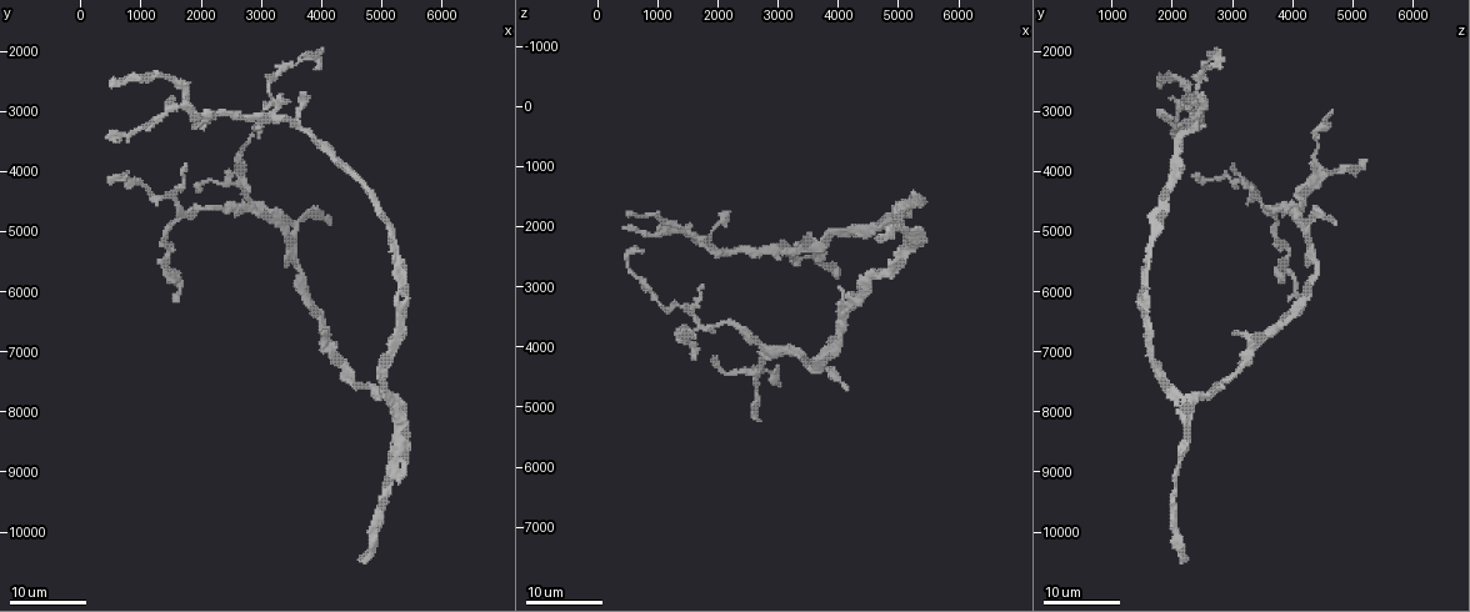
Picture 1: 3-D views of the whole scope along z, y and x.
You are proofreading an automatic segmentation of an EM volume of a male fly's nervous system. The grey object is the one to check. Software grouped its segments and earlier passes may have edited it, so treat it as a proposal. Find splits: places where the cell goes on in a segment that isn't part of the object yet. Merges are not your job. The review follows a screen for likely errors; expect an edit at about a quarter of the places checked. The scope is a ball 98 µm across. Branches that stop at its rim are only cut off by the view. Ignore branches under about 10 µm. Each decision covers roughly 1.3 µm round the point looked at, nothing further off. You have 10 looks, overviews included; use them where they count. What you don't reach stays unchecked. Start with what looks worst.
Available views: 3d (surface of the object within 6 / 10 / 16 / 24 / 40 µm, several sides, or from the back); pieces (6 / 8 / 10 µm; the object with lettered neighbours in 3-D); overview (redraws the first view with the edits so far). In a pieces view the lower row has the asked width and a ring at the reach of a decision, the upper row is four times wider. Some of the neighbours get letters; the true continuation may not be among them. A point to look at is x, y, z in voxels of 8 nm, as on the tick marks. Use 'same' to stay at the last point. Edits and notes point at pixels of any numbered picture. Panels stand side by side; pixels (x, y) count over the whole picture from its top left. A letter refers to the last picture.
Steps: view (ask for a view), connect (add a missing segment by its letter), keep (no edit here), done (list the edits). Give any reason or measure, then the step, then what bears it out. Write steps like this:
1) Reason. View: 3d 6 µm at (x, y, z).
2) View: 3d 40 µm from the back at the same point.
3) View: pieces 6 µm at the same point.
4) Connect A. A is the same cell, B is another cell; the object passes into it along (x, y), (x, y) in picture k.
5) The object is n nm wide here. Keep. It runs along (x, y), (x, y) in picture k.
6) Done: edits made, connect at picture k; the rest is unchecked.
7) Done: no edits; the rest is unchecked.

Branch stops here. View: 3d 16 µm at (4150, 4850, 4700).

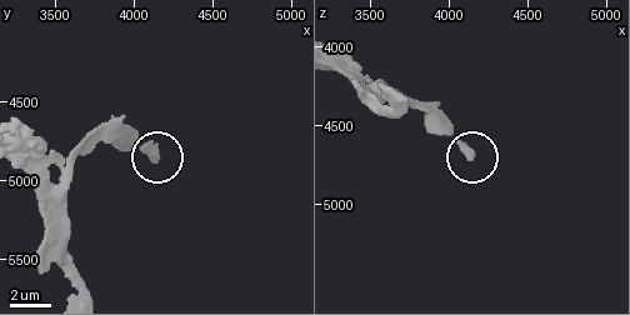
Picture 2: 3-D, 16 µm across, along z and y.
View: pieces 8 µm at (4120, 4860, 4700).

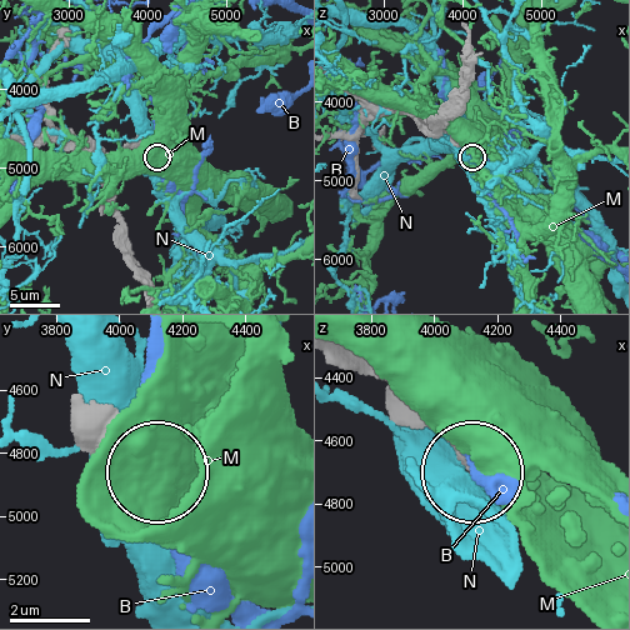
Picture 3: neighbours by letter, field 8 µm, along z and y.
The object is 370 nm wide here. Keep. B, M and N are other cells; none of them fits.

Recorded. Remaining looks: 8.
Branch stops here. View: 3d 24 µm at (500, 2600, 1850).

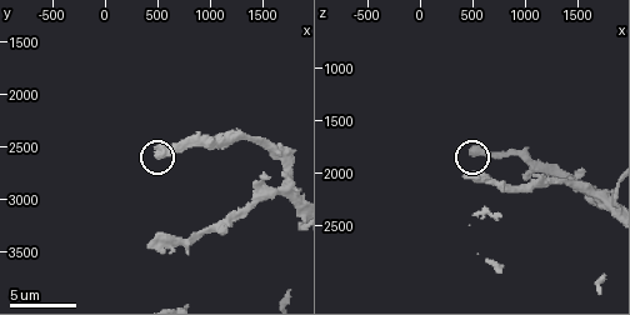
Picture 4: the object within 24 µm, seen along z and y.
See the neighbours. View: pieces 8 µm at (480, 2580, 1800).

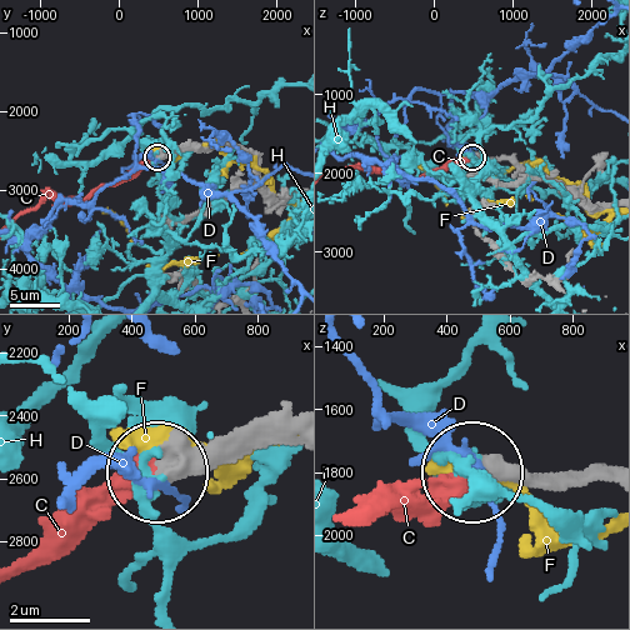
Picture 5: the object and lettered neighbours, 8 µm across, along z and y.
Connect C. C is the same cell, D, F and H are other cells; it goes on there.

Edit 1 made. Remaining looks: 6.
View: 3d 24 µm at (2650, 3800, 5200).

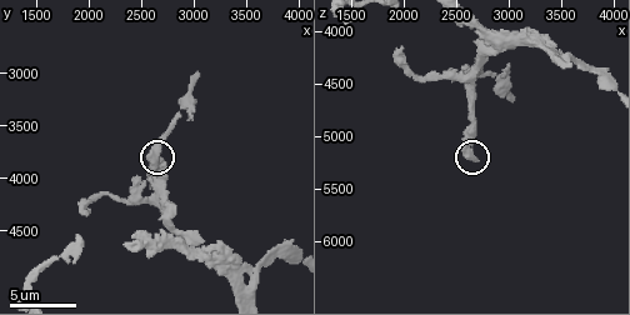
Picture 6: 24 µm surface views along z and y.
View: pieces 8 µm at (2660, 3820, 5200).

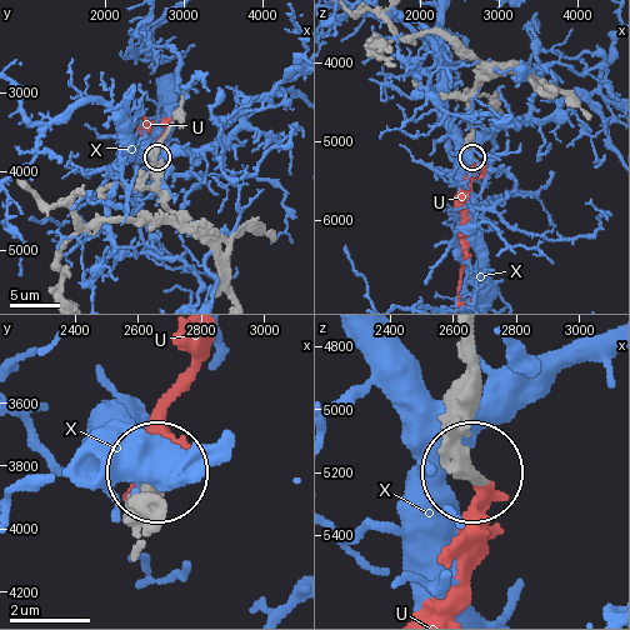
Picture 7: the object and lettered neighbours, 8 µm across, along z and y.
Connect U. U is the same cell, X is another cell; the cell continues.

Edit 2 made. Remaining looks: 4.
View: overview.

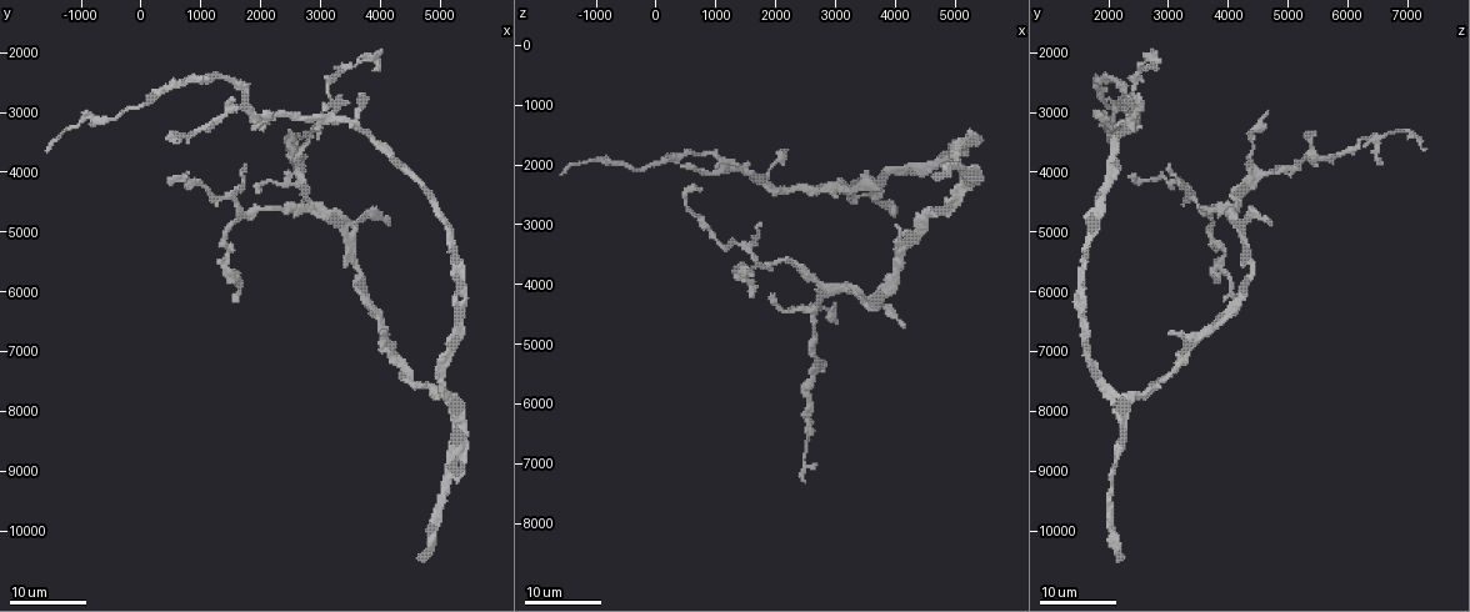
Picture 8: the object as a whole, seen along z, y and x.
Free end. View: 3d 24 µm at (2200, 3050, 1750).

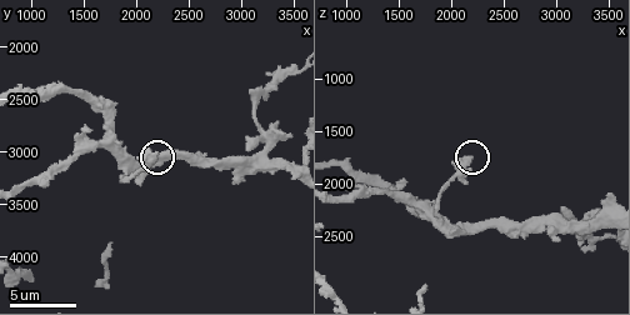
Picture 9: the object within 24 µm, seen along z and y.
View: pieces 6 µm at (2200, 3020, 1760).

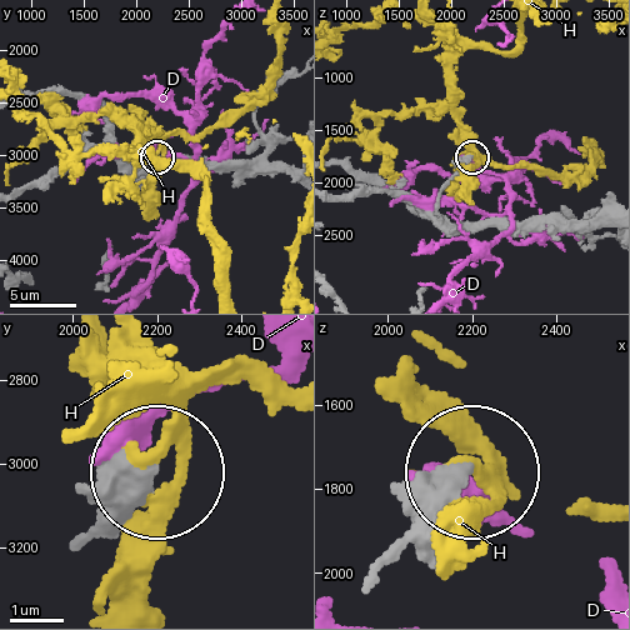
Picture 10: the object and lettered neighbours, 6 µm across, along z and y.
Keep. D and H are other cells; it runs along (576, 224), (449, 225), (438, 214), (436, 200), (471, 158) in picture 10; no lettered segment goes on from it.

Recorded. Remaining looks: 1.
Done: edits made, connect at picture 5, connect at picture 7; the rest is unchecked.

